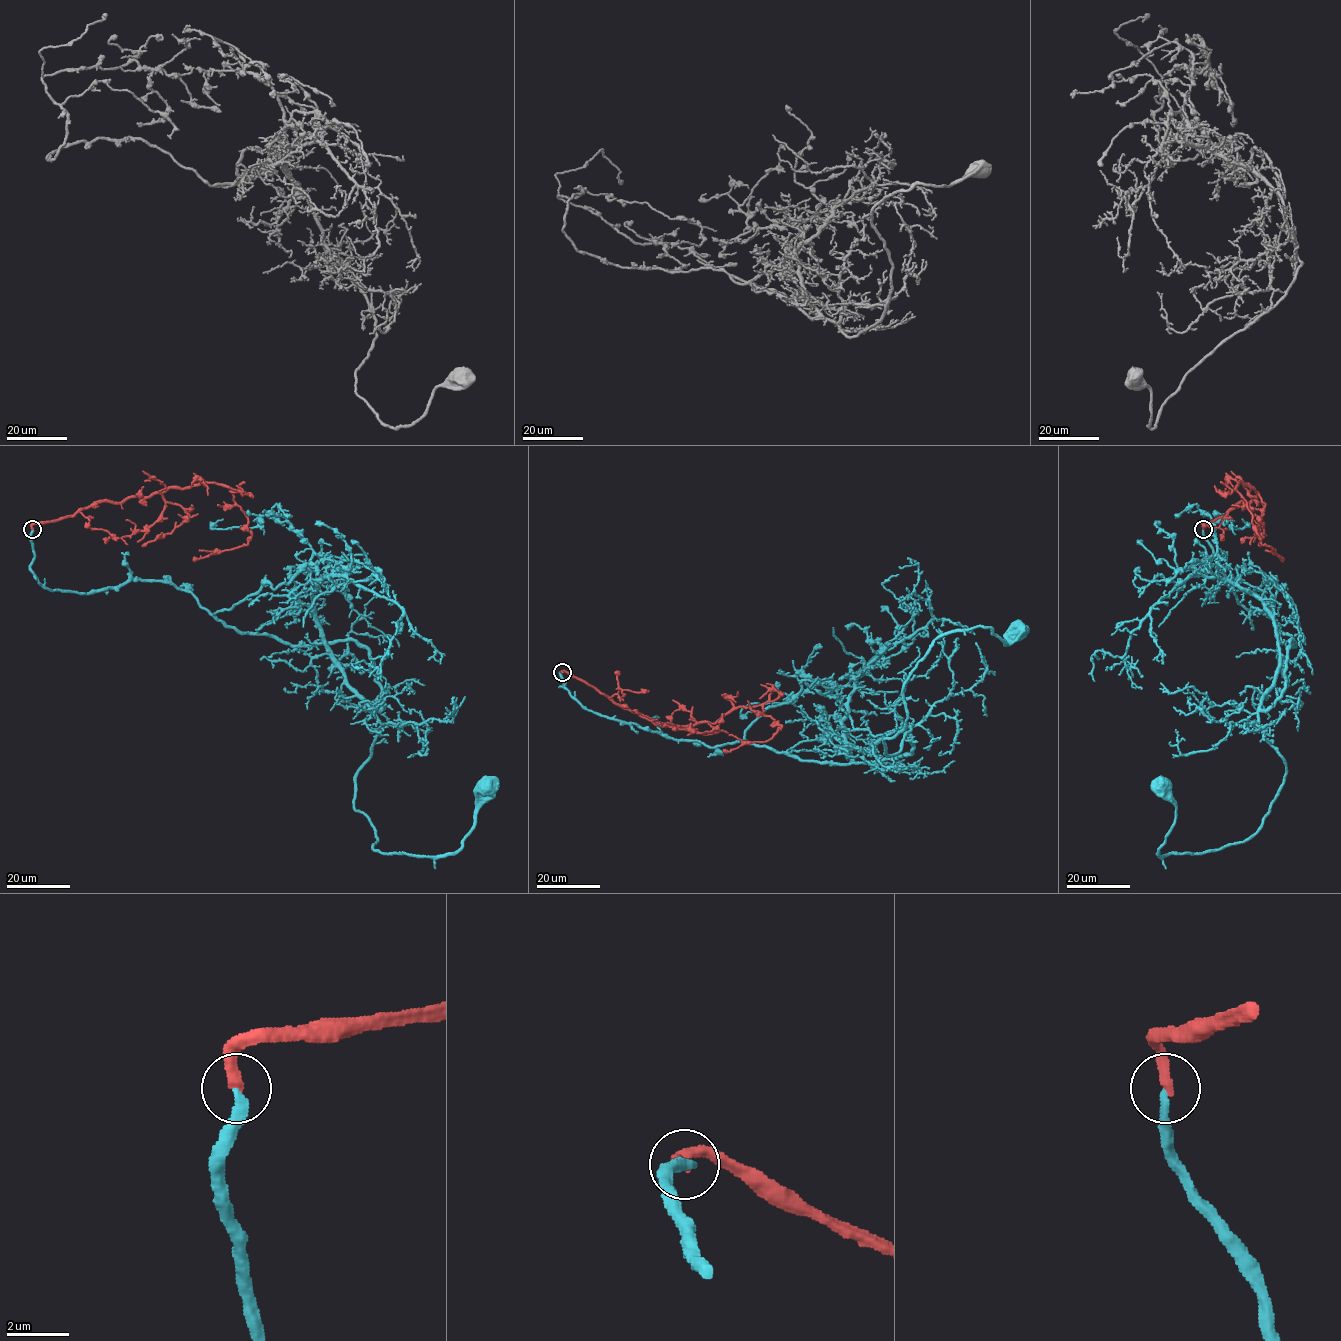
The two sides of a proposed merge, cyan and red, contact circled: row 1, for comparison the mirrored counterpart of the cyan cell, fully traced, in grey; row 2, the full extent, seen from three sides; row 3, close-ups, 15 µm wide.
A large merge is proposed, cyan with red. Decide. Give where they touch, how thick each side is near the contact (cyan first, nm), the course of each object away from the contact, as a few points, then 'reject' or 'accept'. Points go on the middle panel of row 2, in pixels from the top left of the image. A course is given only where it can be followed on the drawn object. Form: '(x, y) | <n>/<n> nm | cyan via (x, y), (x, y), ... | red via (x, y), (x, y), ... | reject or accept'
(562, 672) | 280/360 nm | cyan via (562, 672), (583, 707), (675, 739), (786, 752), (910, 728), (888, 755), (935, 640), (1018, 628) | red via (562, 672), (661, 723), (716, 723), (739, 707), (760, 705), (764, 714), (781, 726), (767, 741), (723, 750) | accept

